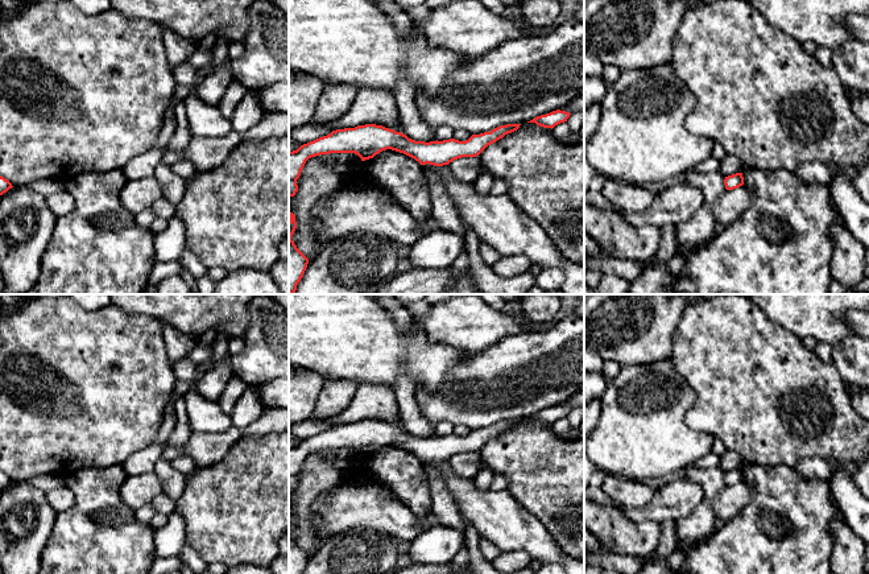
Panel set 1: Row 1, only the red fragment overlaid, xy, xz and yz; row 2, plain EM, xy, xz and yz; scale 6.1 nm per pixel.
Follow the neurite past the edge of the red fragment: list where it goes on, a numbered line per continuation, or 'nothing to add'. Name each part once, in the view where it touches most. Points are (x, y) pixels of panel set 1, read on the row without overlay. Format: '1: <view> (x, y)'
nothing to add

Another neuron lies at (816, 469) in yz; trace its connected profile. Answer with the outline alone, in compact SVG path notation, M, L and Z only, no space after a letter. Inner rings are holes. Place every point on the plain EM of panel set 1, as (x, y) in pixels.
M819 457L803 458L796 463L795 470L806 479L828 482L831 464L831 462Z

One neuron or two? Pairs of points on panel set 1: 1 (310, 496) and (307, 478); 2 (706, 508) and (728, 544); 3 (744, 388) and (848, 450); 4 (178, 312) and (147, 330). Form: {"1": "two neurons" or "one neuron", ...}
{"1": "one neuron", "2": "two neurons", "3": "one neuron", "4": "two neurons"}

